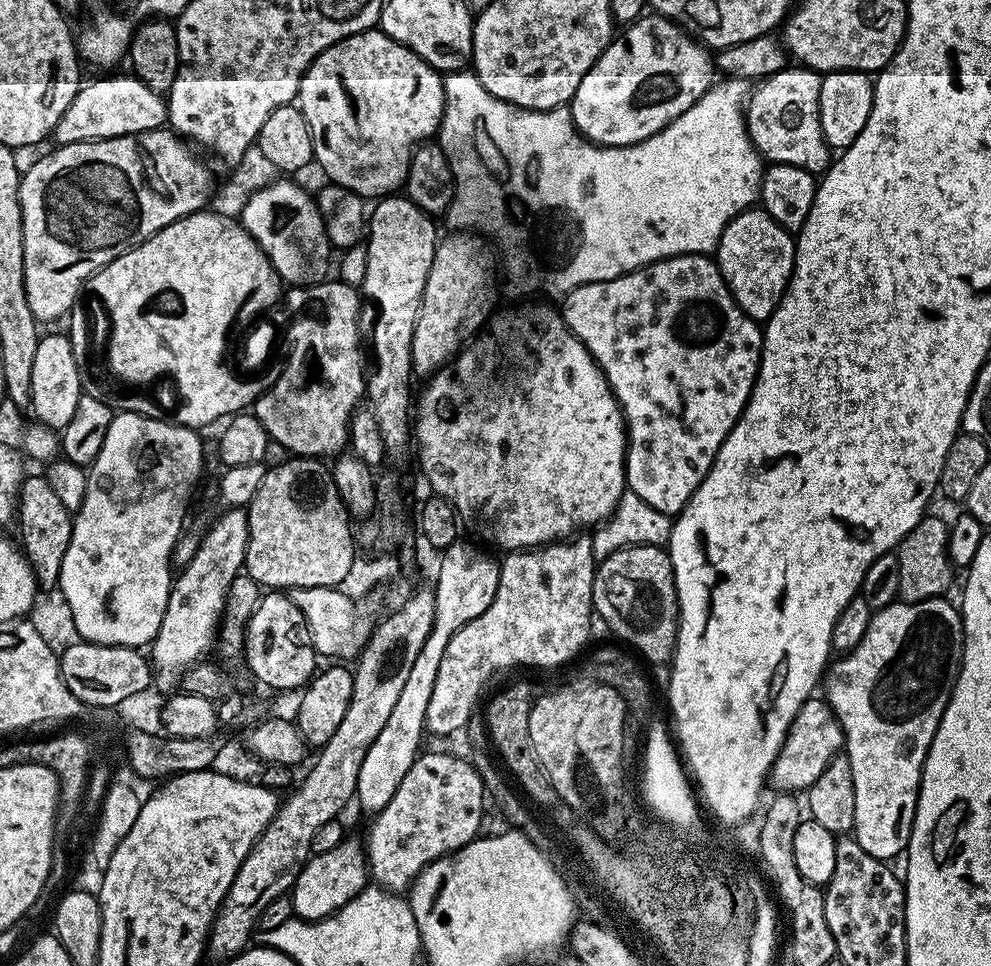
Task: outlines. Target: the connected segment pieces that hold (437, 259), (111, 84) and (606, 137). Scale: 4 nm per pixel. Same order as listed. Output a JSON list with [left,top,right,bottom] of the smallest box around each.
[[412,235,497,378],[54,74,168,145],[570,14,714,146]]

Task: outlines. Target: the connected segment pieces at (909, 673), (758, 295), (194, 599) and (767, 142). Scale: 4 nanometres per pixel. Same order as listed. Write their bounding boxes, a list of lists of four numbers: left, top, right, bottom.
[[826,598,964,862],[714,206,796,322],[150,508,248,694],[746,66,834,174]]

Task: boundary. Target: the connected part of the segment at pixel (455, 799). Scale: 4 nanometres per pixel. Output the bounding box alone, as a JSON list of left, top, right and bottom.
[366,752,484,894]

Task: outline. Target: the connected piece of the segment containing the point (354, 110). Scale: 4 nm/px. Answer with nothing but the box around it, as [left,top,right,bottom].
[298,30,444,198]

